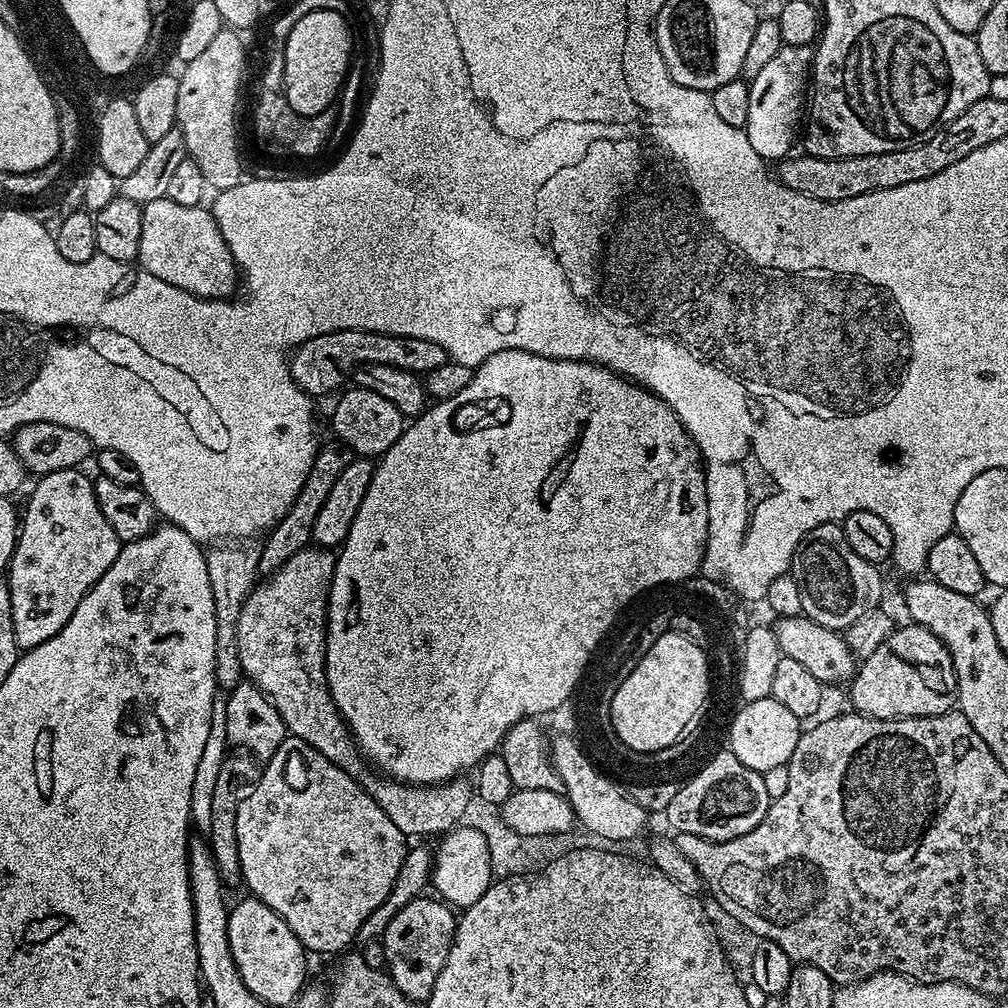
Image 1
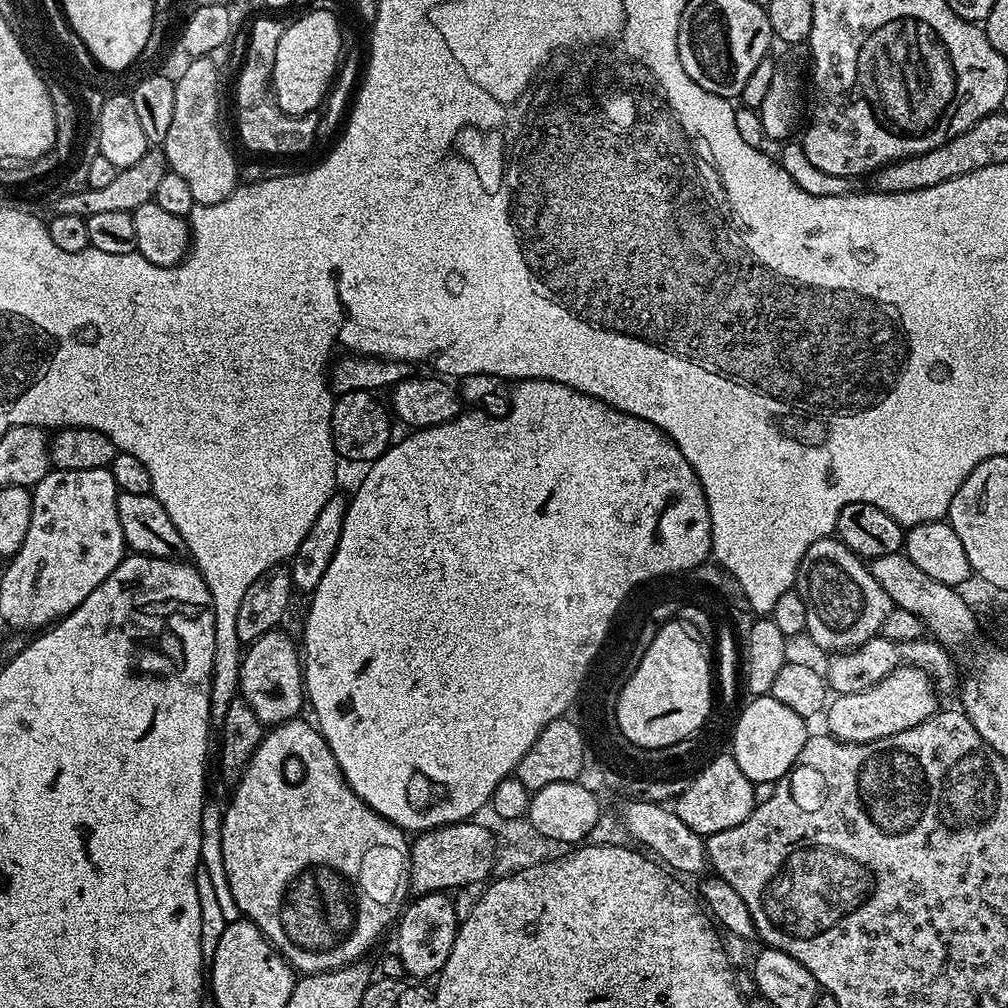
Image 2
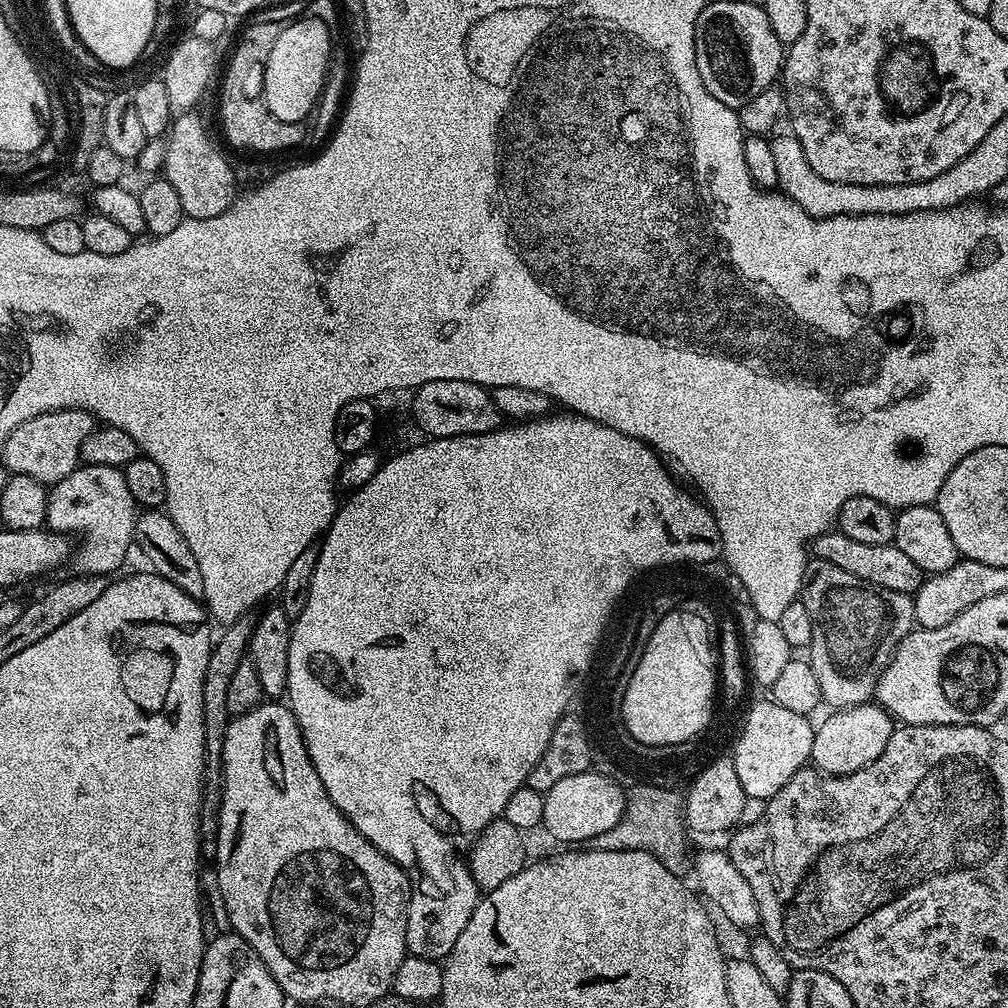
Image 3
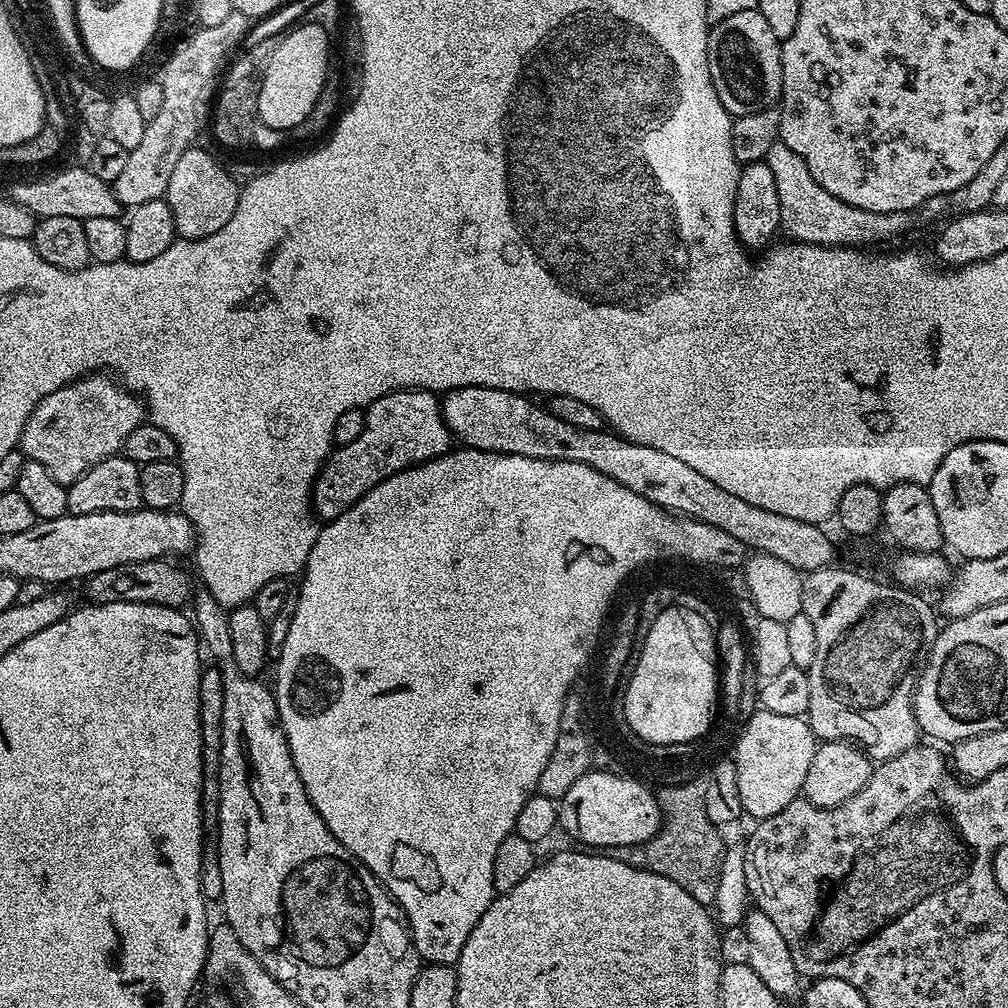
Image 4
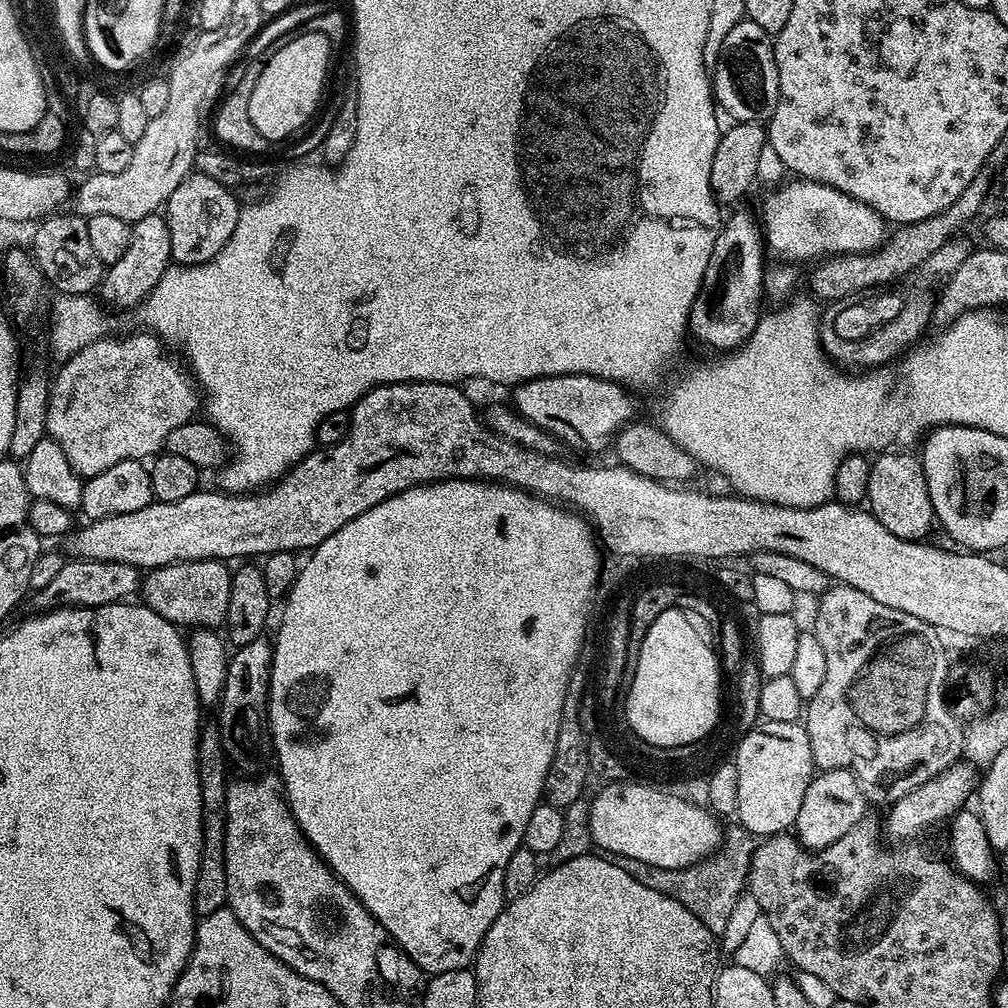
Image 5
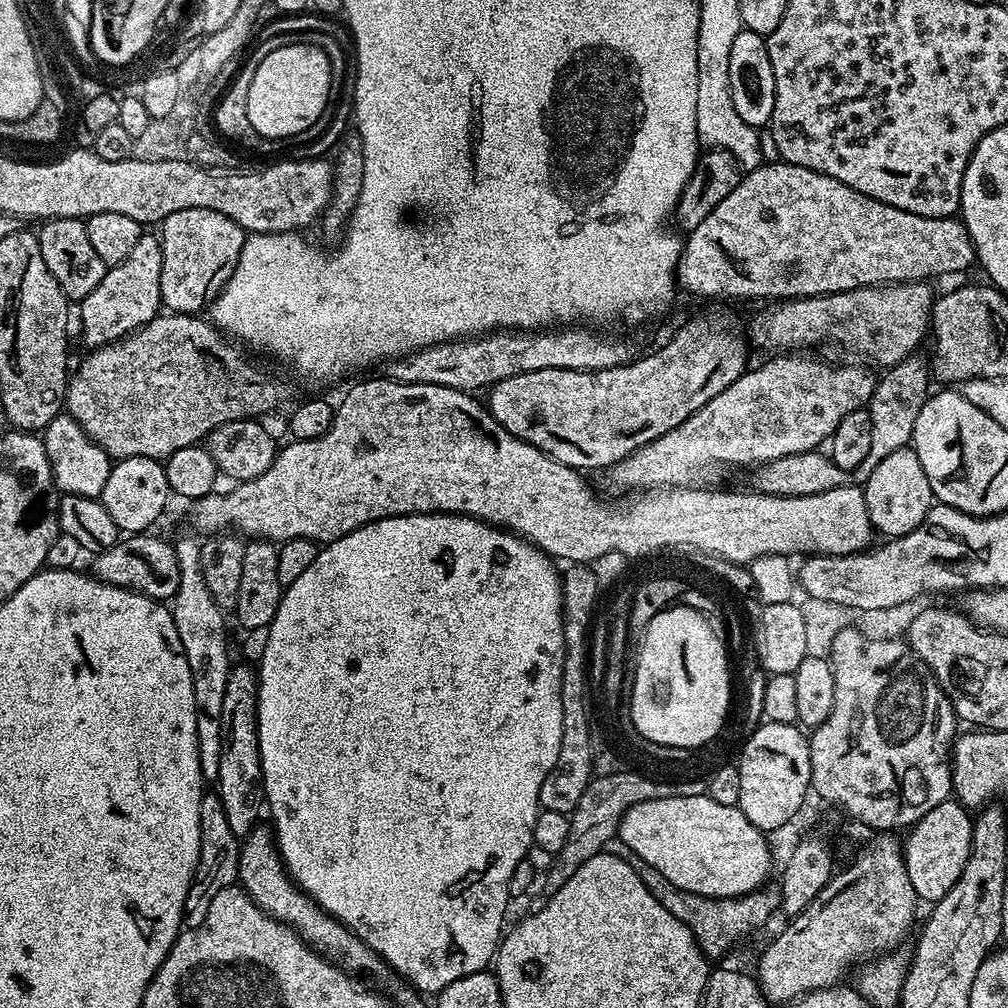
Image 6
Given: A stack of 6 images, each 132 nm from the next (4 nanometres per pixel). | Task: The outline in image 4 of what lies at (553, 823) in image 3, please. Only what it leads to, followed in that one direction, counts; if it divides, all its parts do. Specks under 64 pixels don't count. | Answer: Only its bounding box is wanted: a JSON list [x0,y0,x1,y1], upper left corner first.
[558,770,662,850]

